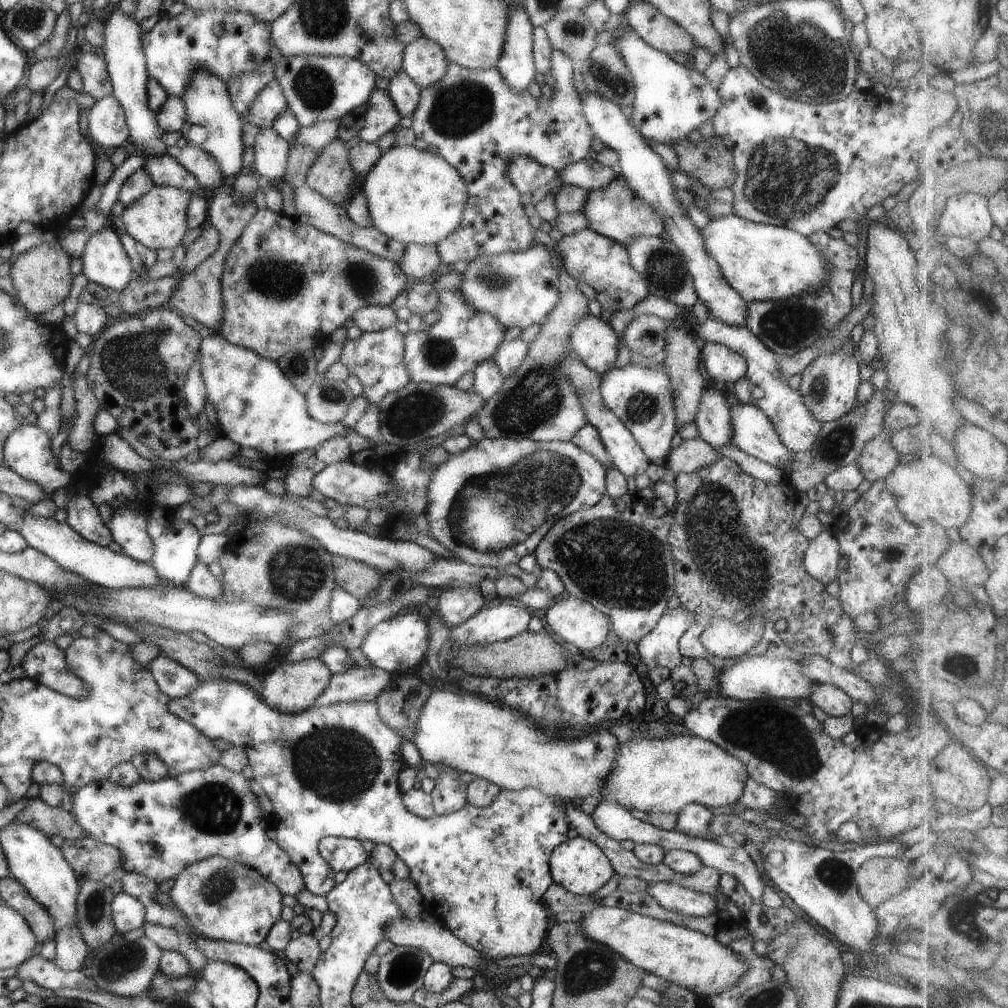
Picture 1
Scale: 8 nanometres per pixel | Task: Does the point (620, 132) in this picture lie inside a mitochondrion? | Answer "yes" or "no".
no

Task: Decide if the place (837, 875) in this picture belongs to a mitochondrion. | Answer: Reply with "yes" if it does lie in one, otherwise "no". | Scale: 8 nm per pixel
yes

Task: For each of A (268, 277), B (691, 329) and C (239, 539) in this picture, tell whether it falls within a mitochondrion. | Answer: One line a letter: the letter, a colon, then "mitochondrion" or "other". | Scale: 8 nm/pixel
A: mitochondrion
B: other
C: other

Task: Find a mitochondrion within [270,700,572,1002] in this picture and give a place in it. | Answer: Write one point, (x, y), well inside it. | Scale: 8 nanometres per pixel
(336, 764)

